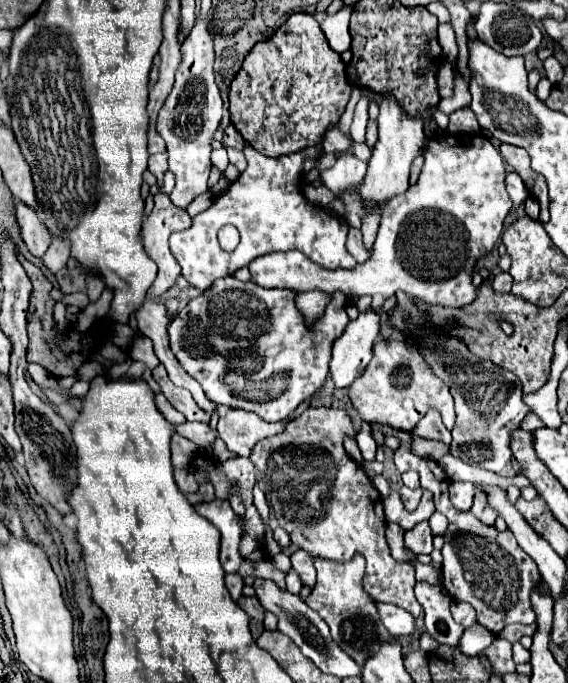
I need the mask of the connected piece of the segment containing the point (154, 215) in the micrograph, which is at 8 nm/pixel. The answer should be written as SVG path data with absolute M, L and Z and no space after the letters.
M157 194L157 196L155 196L155 206L153 206L151 214L143 220L143 228L141 228L143 246L145 246L147 254L155 260L155 264L157 264L157 268L159 268L155 282L153 282L151 288L149 288L149 296L161 296L163 292L167 292L167 290L173 286L175 278L181 274L181 272L179 272L179 262L175 262L175 256L173 256L171 250L169 250L169 236L171 236L173 232L185 230L185 228L189 228L189 226L191 226L191 216L187 214L187 210L181 210L181 208L173 206L173 202L169 200L167 194Z

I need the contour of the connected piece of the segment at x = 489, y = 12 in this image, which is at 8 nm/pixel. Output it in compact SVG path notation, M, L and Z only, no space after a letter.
M483 2L477 22L475 22L475 30L481 42L485 42L487 46L491 46L493 50L505 56L525 56L529 52L535 52L543 38L537 22L529 14L519 10L515 4L507 4L507 2L499 2L499 4Z

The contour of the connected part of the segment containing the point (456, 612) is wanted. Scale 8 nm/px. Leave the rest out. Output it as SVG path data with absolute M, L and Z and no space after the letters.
M453 602L451 604L451 614L453 614L455 622L459 622L465 628L469 628L471 620L475 620L475 610L469 604L463 604L463 602Z

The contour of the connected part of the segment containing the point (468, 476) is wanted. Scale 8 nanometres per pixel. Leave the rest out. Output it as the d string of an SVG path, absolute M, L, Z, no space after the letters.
M447 454L439 460L439 464L443 466L445 474L449 476L449 480L465 480L465 482L473 482L473 484L497 484L501 486L503 490L509 486L509 484L517 484L519 488L527 486L527 478L523 478L521 474L517 474L515 478L503 478L495 472L487 472L479 466L471 466L471 464L465 464L463 460Z

